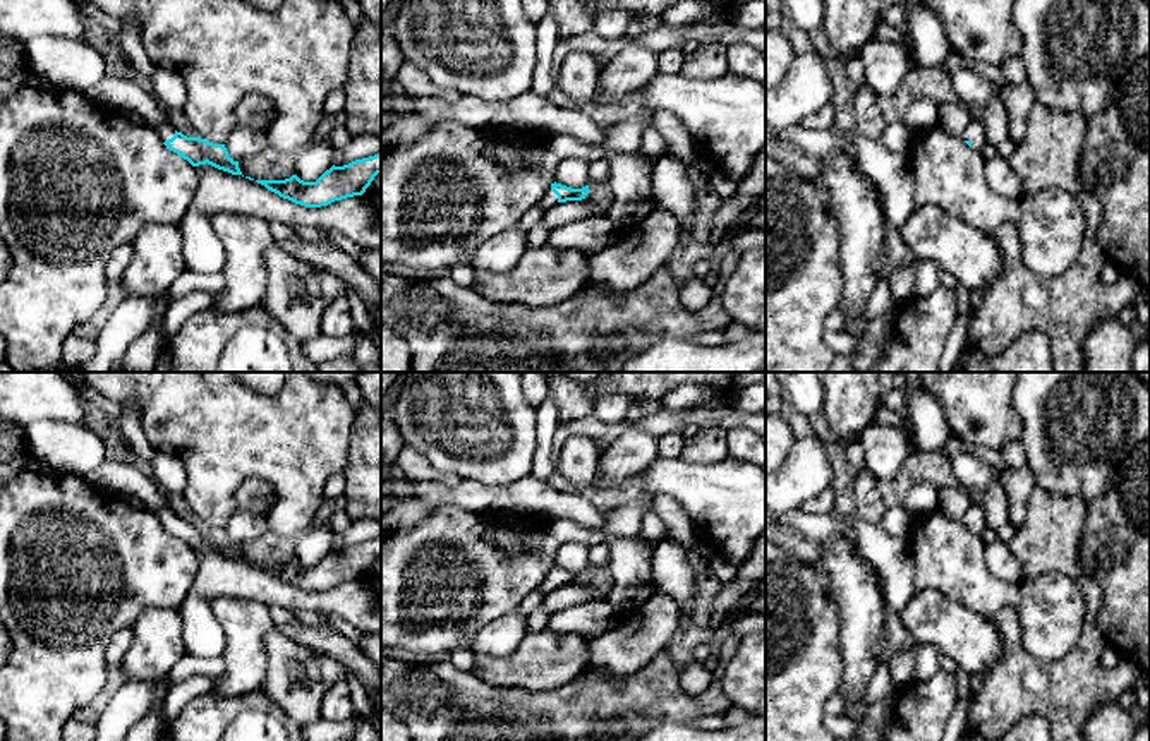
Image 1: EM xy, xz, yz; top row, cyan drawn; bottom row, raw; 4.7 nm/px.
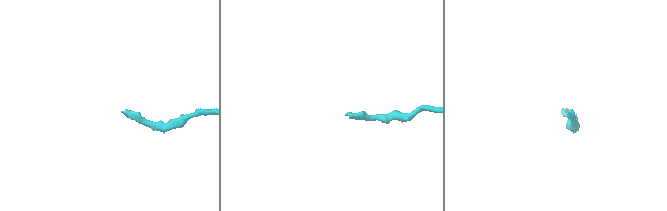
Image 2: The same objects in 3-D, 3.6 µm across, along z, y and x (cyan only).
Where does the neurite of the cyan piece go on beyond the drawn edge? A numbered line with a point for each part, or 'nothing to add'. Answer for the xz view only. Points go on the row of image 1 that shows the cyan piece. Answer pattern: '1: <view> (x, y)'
1: xz (548, 199)

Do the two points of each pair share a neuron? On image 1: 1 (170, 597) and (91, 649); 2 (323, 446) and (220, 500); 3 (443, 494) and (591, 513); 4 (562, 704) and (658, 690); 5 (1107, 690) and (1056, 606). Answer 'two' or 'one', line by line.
1: one
2: one
3: one
4: one
5: two

